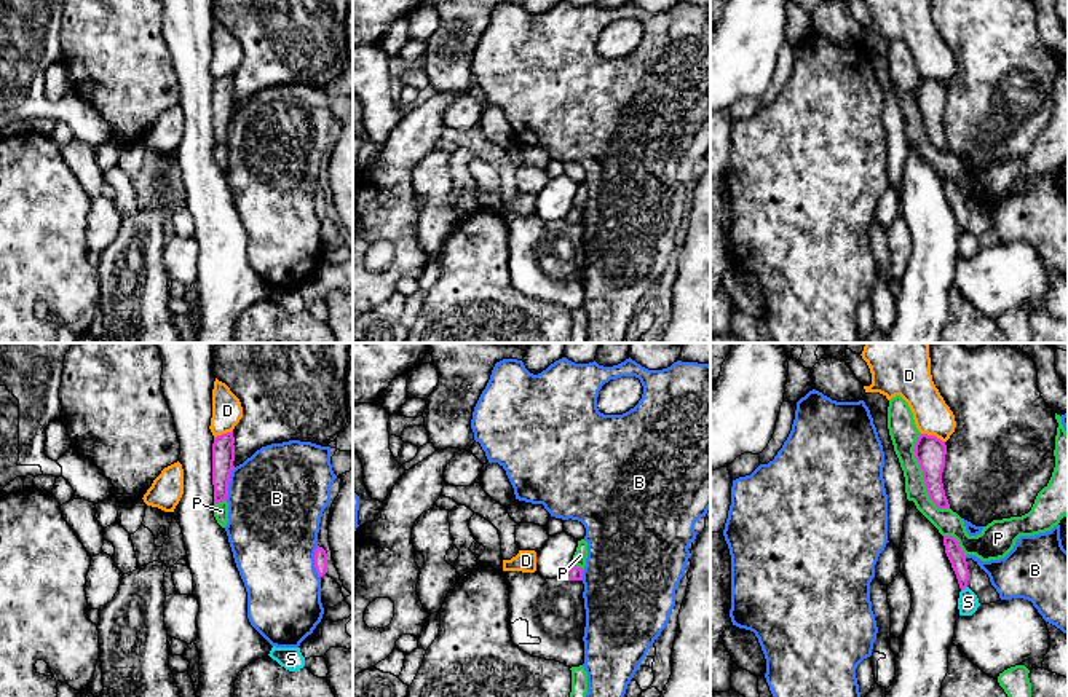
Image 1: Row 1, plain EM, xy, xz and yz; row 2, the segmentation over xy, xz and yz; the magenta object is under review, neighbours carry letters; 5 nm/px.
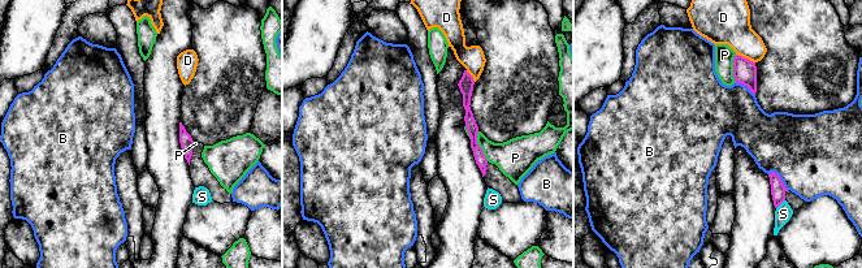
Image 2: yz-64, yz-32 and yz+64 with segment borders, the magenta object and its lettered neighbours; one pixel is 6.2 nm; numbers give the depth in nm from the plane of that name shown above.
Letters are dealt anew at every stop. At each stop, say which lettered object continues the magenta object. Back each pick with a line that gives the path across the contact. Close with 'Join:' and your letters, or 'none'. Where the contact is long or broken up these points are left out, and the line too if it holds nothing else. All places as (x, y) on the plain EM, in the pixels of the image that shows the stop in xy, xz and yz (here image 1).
Join: D

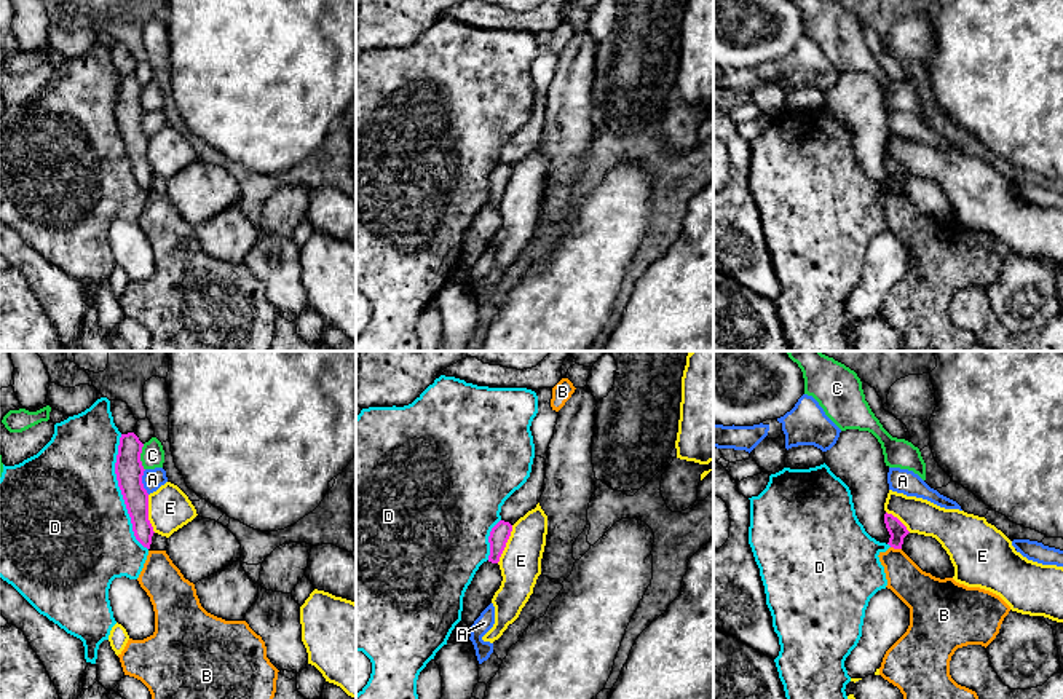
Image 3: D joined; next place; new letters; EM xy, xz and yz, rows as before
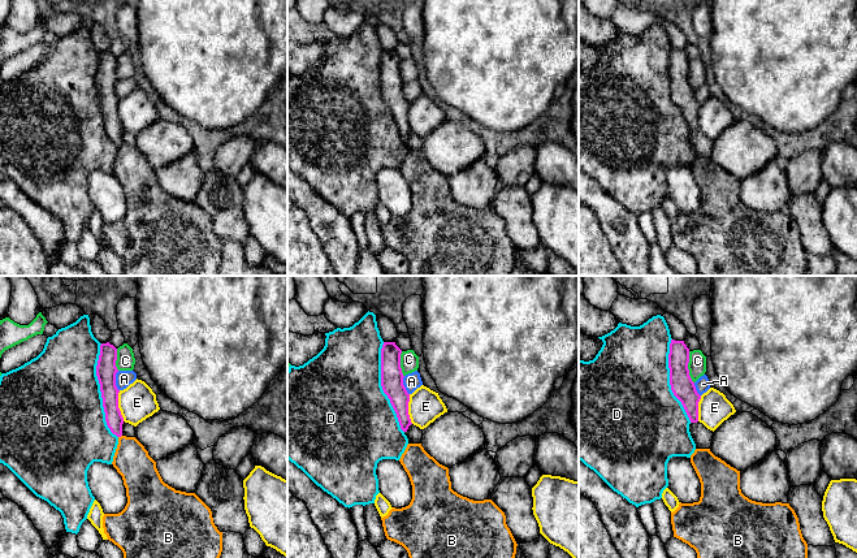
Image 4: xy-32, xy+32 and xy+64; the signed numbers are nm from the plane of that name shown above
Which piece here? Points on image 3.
Join: none

